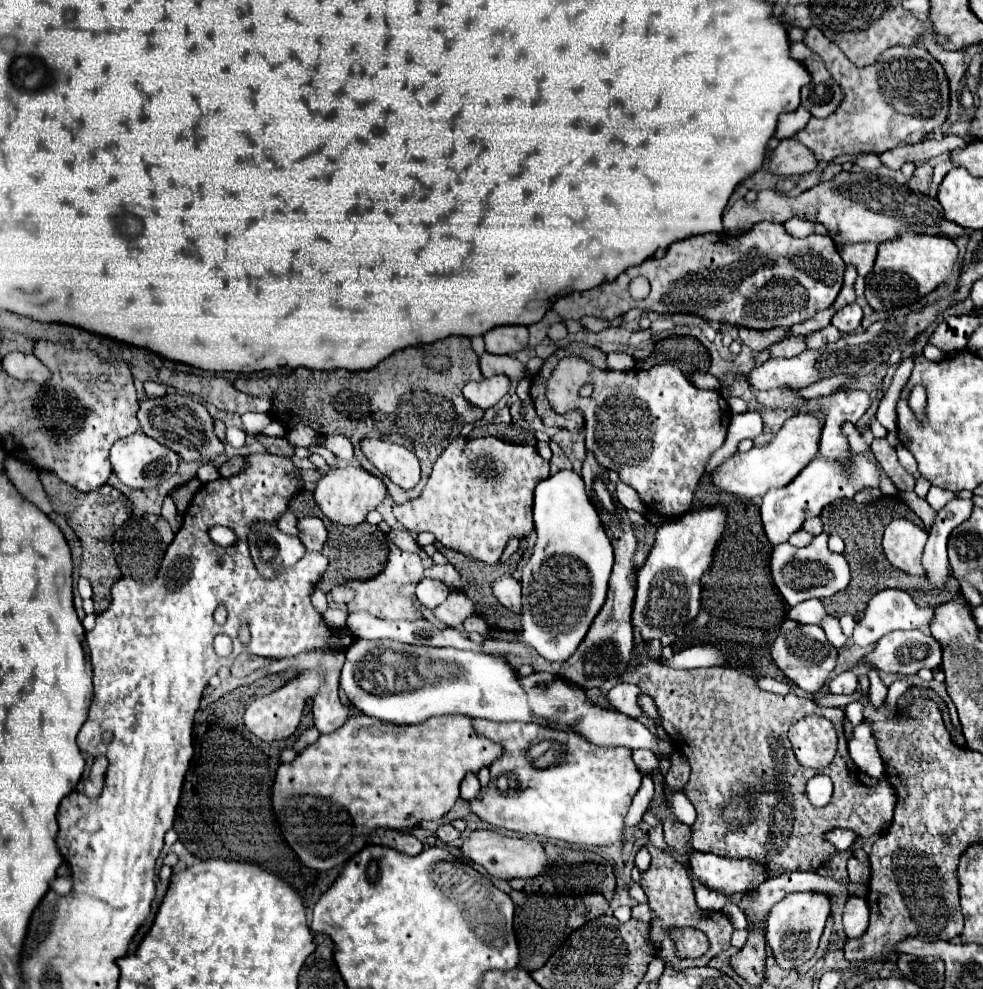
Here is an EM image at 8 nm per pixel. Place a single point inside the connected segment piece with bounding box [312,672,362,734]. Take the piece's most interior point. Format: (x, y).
(329, 713)

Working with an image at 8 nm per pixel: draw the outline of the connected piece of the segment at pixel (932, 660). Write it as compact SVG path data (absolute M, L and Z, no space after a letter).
M896 630L896 632L890 632L888 636L882 636L870 654L862 656L850 666L864 664L864 666L882 670L886 674L916 674L920 668L934 670L940 666L940 662L942 662L940 644L932 636L924 636L922 630Z

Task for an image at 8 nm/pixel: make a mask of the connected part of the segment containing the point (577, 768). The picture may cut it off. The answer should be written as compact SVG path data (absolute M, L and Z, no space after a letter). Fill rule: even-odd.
M474 720L472 722L476 734L486 736L502 746L502 756L490 764L490 782L480 790L480 794L468 800L470 810L484 822L522 832L522 834L536 834L544 838L556 838L570 844L588 844L588 846L608 846L614 842L622 842L624 832L624 816L632 804L634 794L640 788L642 774L632 760L632 750L628 748L598 748L584 740L574 732L556 732L552 728L544 728L540 724L524 724L524 722L488 722L488 720ZM542 740L558 742L560 748L560 762L548 768L532 766L528 760L528 746L538 744Z

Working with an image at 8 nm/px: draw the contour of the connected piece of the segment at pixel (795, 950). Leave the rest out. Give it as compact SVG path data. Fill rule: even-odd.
M794 892L772 908L772 950L780 968L798 968L814 956L828 916L830 900L820 892Z

